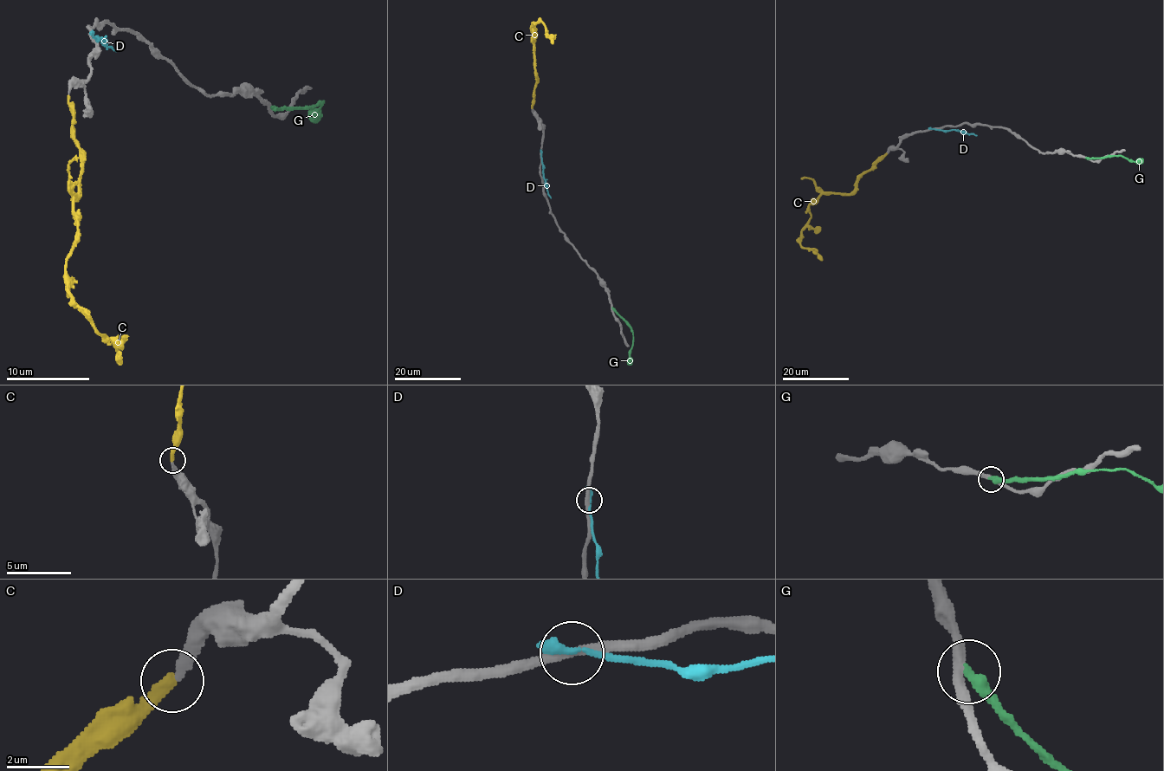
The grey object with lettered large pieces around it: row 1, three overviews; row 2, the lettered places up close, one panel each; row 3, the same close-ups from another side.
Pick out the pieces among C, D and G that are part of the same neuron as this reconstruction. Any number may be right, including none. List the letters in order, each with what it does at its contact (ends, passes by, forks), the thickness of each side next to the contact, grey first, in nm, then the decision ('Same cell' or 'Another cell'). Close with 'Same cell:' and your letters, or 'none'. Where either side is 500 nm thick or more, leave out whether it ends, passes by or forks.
C: It ends there. Thickness 220 nm (grey) against 340 nm. Same cell
D: It ends there. Thickness 280 nm (grey) against 360 nm. Another cell
G: It ends there. Thickness 320 nm (grey) against 420 nm. Another cell
Same cell: C

